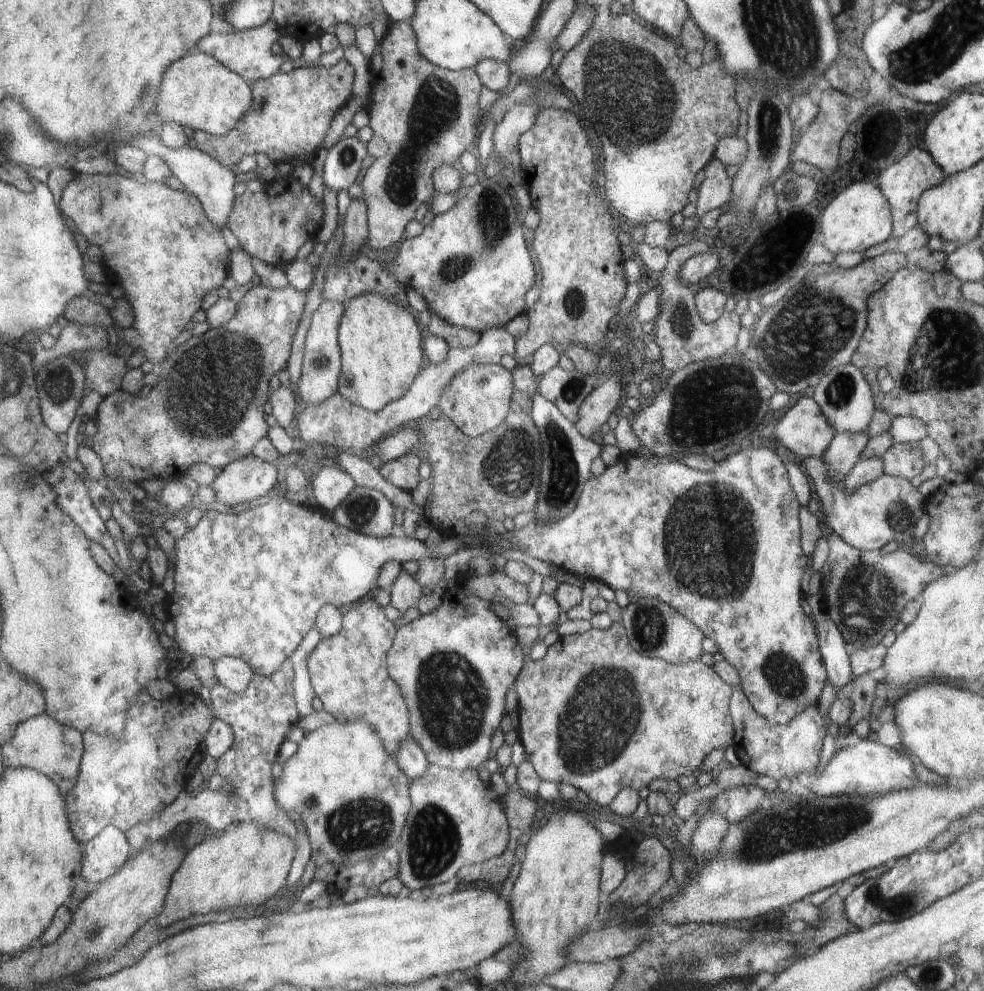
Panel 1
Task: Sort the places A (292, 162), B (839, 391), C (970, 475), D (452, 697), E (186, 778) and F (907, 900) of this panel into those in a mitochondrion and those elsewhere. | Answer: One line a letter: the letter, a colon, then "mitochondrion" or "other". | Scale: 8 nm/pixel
A: other
B: mitochondrion
C: other
D: mitochondrion
E: other
F: mitochondrion

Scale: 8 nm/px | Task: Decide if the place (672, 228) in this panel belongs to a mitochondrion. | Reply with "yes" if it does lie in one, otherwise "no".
no

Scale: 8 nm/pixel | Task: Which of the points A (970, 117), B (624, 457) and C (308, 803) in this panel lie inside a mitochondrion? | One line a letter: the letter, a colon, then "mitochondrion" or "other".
A: other
B: other
C: mitochondrion

